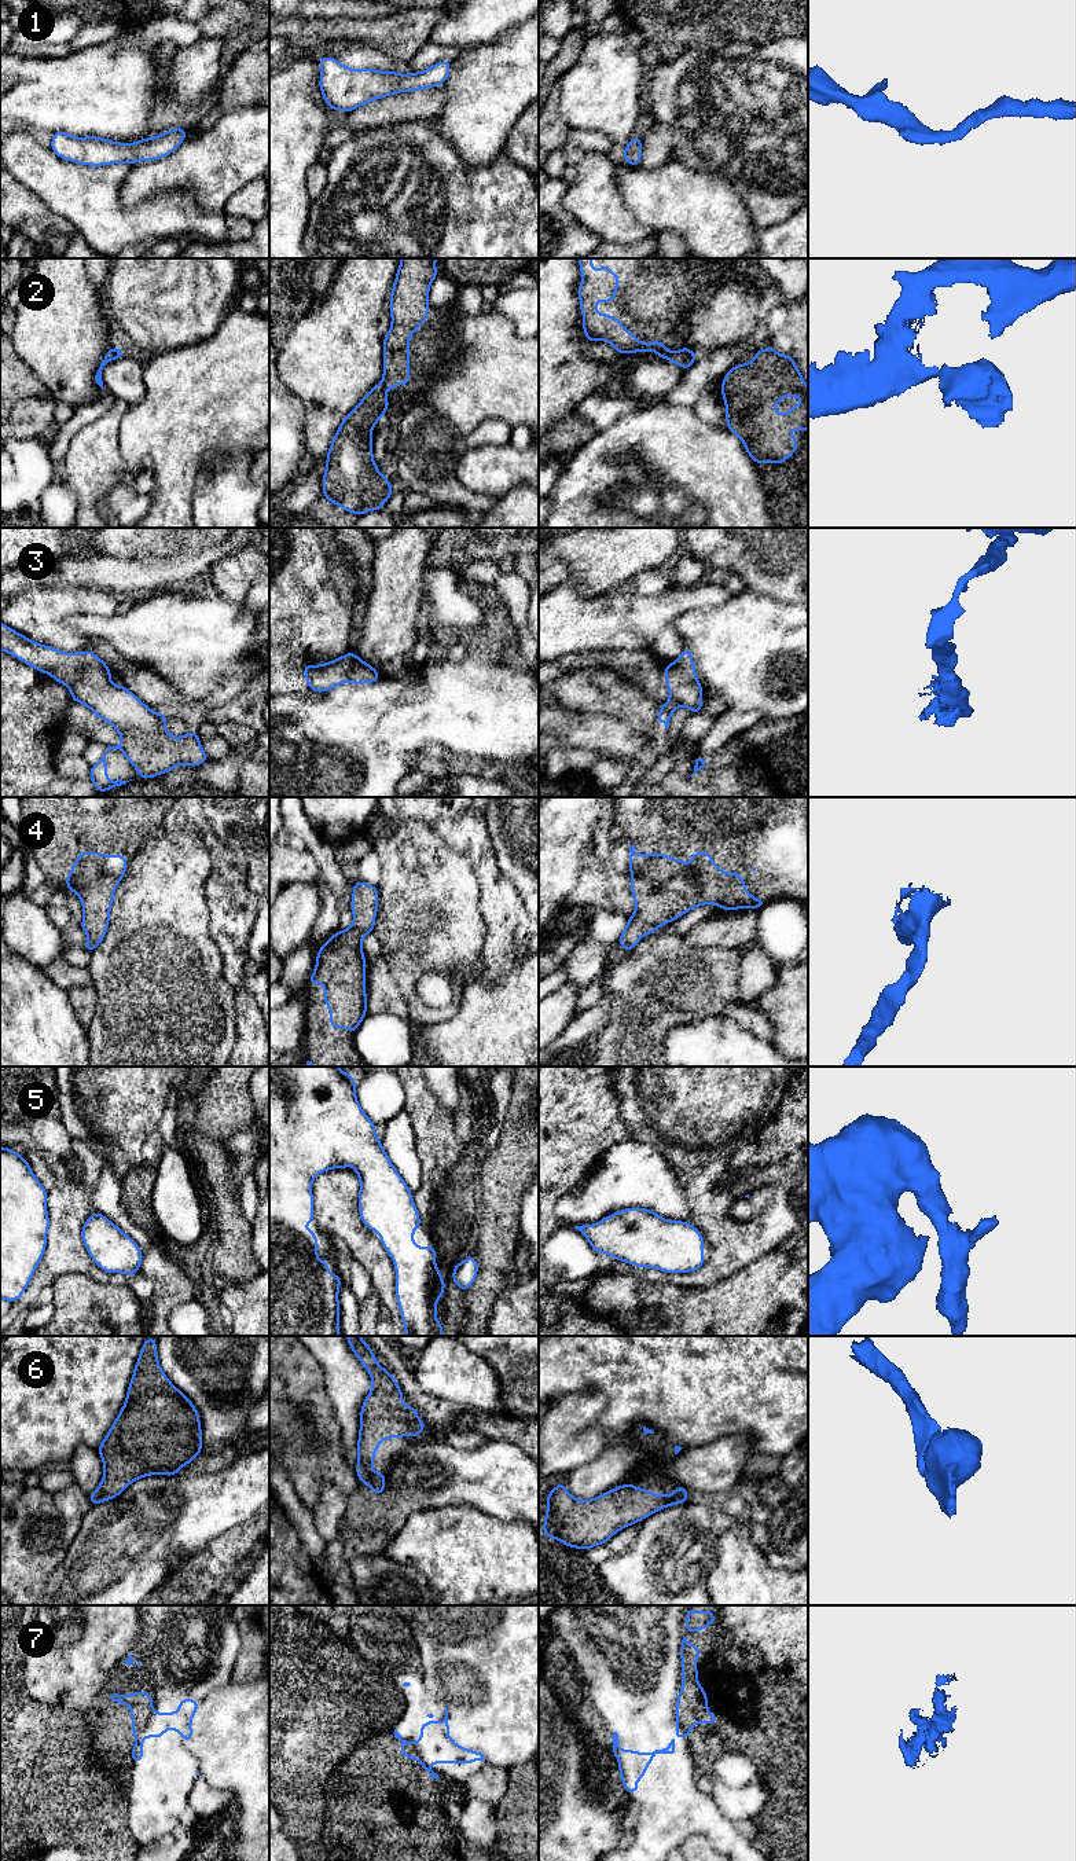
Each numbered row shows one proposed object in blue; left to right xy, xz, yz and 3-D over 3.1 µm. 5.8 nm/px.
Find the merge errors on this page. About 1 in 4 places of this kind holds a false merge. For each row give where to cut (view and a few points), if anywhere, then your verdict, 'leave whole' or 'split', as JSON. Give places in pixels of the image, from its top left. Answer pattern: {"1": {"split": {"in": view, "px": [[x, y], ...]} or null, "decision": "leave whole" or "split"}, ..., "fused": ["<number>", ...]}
{"1": {"split": null, "decision": "leave whole"}, "2": {"split": null, "decision": "leave whole"}, "3": {"split": null, "decision": "leave whole"}, "4": {"split": null, "decision": "leave whole"}, "5": {"split": null, "decision": "leave whole"}, "6": {"split": null, "decision": "leave whole"}, "7": {"split": {"in": "xy", "px": [[153, 1711], [136, 1737]]}, "decision": "split"}, "fused": ["7"]}

